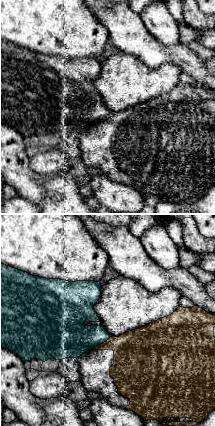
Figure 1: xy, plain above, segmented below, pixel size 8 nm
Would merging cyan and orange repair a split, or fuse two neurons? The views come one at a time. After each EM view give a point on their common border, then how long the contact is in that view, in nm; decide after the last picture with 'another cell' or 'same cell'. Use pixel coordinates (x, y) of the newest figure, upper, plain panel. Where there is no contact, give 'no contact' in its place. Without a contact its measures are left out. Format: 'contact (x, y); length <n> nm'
contact (101, 119); length 180 nm

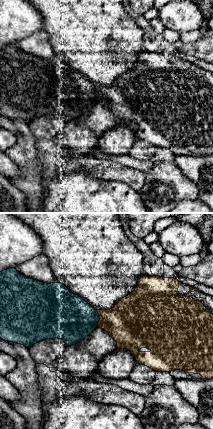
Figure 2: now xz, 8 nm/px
contact (99, 94); length 140 nm

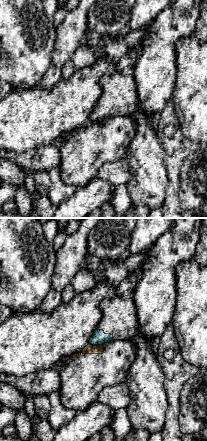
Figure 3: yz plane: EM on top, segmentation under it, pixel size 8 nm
contact (97, 121); length 130 nm

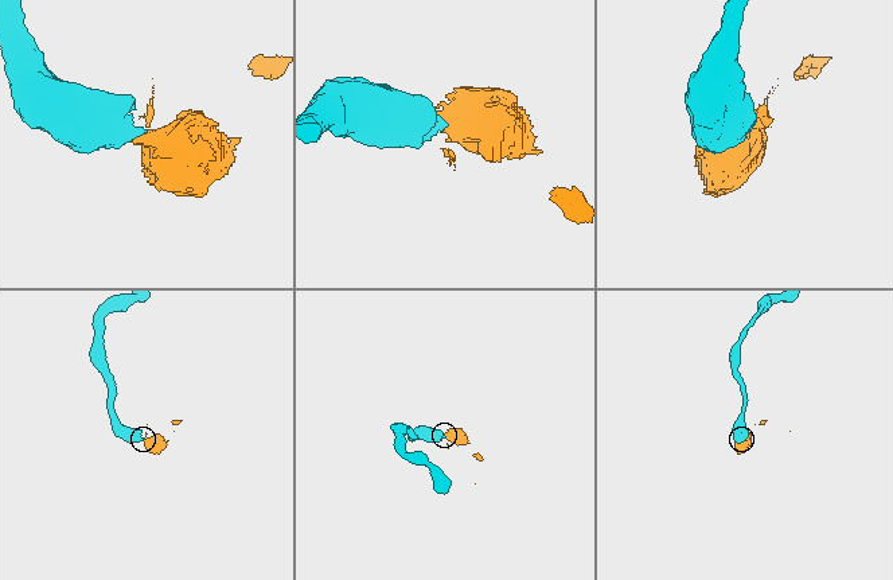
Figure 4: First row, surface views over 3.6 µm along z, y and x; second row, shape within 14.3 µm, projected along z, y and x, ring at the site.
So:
another cell

